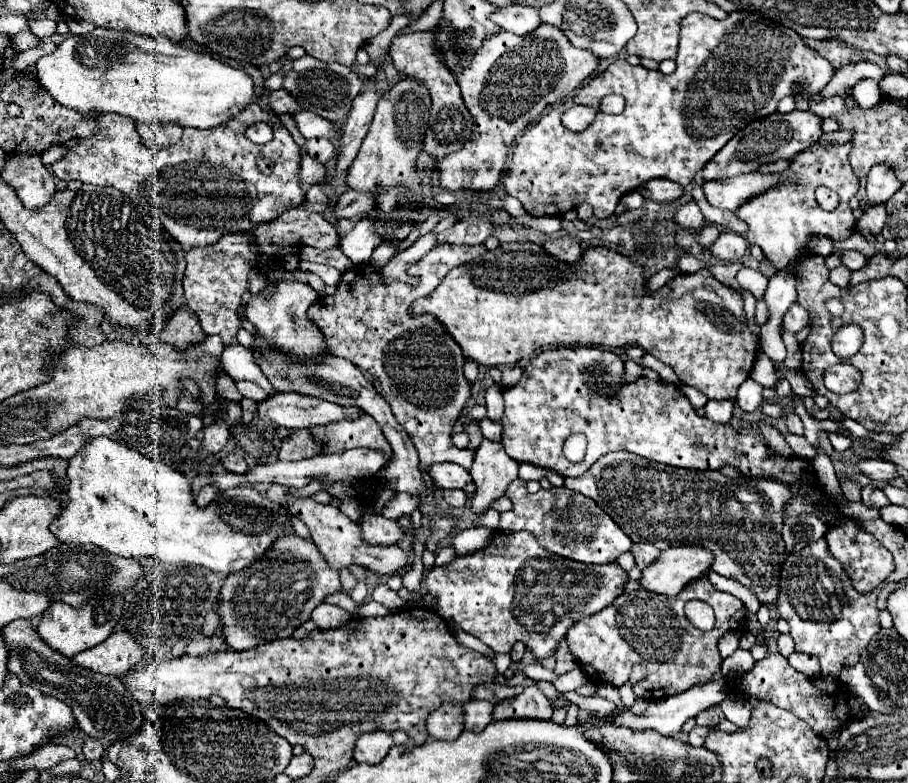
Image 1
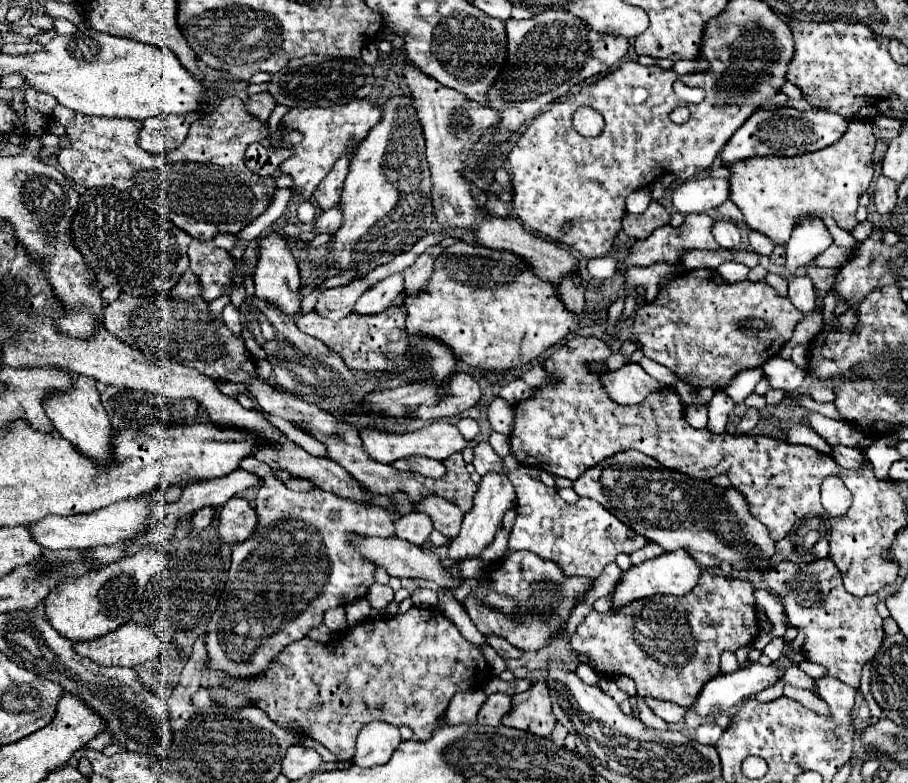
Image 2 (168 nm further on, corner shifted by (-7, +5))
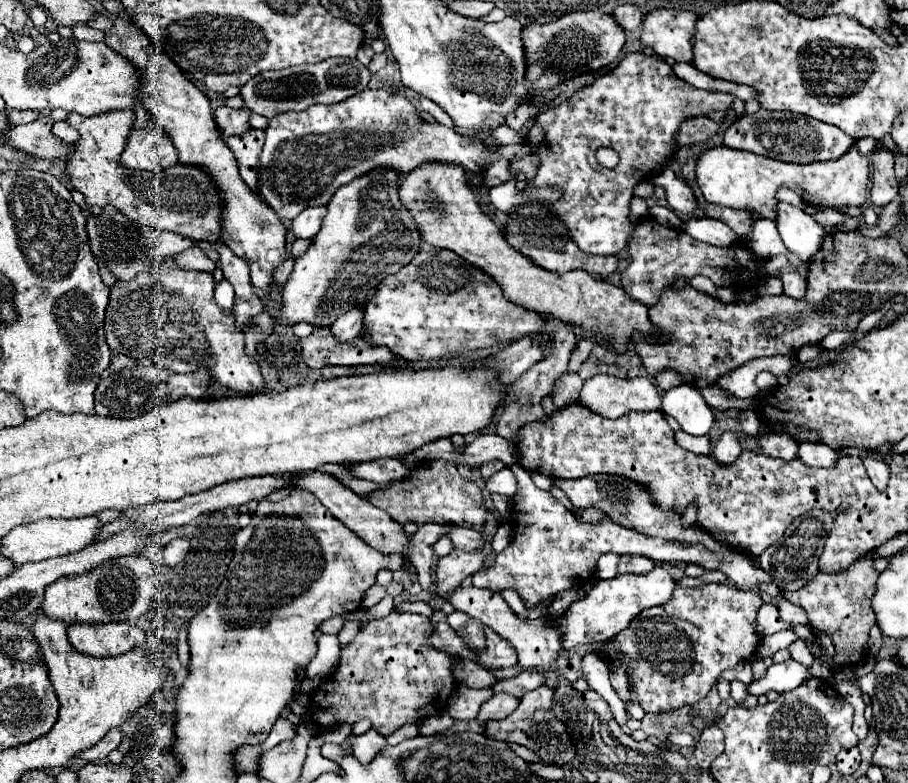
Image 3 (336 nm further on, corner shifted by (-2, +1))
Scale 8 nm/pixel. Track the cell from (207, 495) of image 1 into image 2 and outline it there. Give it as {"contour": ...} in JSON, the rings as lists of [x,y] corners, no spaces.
{"contour":[[[202,507],[194,513],[192,517],[192,531],[198,533],[202,529],[206,529],[212,523],[212,515],[214,515],[214,507]]]}

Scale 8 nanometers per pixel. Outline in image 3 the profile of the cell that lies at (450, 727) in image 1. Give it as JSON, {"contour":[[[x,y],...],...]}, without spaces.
{"contour":[[[457,687],[449,701],[447,701],[447,713],[453,719],[461,719],[461,721],[471,721],[477,717],[481,705],[485,701],[489,701],[489,697],[493,695],[493,689],[469,689],[469,687]]]}

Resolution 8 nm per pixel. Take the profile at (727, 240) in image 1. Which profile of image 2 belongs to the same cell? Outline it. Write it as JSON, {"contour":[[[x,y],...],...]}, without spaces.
{"contour":[[[716,221],[714,223],[714,237],[720,243],[720,247],[724,249],[738,249],[738,245],[742,245],[740,239],[740,229],[732,223],[732,221]]]}

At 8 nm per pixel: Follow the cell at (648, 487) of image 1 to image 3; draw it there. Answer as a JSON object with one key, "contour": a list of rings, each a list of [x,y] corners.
{"contour":[[[581,477],[579,479],[554,479],[554,484],[569,497],[573,507],[587,509],[597,507],[609,515],[611,521],[625,525],[629,529],[635,529],[637,533],[649,535],[649,537],[669,537],[669,539],[681,539],[689,543],[701,543],[709,551],[731,551],[725,549],[725,545],[717,545],[709,533],[703,533],[699,525],[691,525],[687,529],[681,527],[681,515],[677,513],[665,513],[663,509],[657,509],[653,501],[649,501],[649,493],[641,489],[641,485],[629,485],[629,481],[621,481],[621,477]]]}

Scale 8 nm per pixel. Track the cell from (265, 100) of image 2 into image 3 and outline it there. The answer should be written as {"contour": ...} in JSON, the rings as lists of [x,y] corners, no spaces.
{"contour":[[[219,107],[213,111],[213,119],[221,137],[245,133],[249,129],[249,123],[247,123],[249,115],[251,113],[247,109],[231,109],[231,107]]]}

